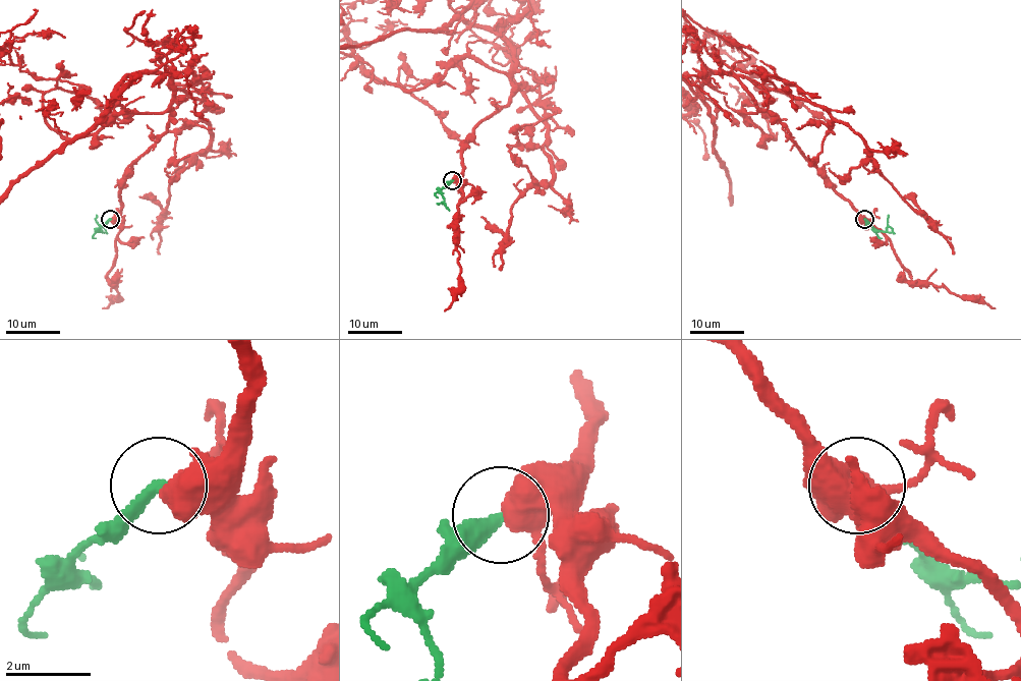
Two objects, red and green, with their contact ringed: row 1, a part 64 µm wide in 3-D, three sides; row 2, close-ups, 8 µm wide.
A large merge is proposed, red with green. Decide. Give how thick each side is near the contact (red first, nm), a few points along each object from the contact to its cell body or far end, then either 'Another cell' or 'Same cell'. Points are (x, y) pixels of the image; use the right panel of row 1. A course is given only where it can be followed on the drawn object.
Thickness 550 nm (red) against 320 nm. Course of green: (864, 219), (874, 229), (886, 231), (888, 215). Another cell

